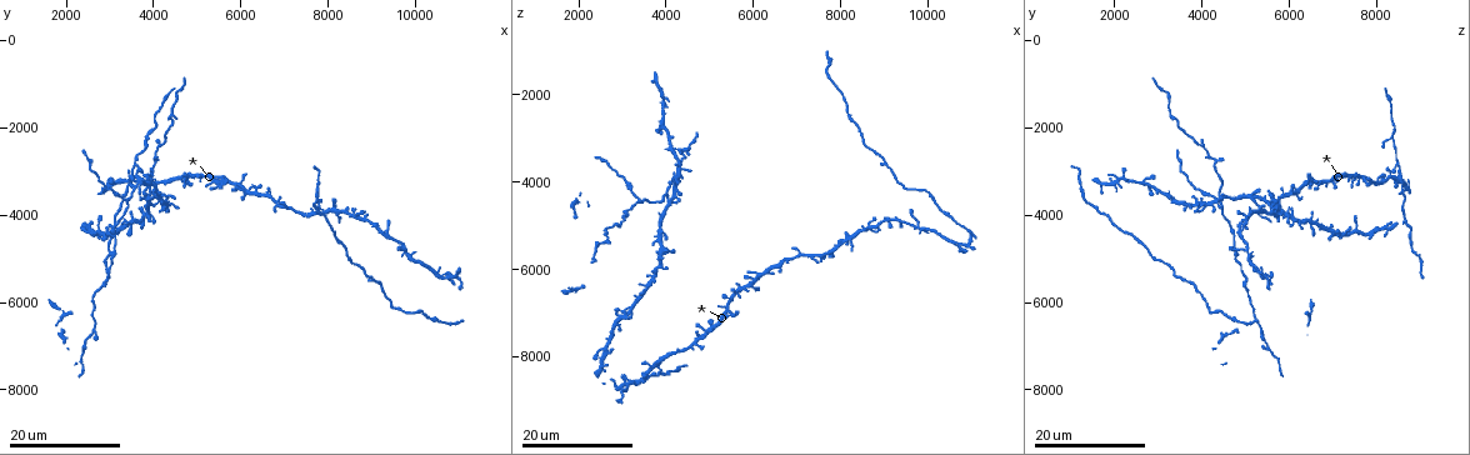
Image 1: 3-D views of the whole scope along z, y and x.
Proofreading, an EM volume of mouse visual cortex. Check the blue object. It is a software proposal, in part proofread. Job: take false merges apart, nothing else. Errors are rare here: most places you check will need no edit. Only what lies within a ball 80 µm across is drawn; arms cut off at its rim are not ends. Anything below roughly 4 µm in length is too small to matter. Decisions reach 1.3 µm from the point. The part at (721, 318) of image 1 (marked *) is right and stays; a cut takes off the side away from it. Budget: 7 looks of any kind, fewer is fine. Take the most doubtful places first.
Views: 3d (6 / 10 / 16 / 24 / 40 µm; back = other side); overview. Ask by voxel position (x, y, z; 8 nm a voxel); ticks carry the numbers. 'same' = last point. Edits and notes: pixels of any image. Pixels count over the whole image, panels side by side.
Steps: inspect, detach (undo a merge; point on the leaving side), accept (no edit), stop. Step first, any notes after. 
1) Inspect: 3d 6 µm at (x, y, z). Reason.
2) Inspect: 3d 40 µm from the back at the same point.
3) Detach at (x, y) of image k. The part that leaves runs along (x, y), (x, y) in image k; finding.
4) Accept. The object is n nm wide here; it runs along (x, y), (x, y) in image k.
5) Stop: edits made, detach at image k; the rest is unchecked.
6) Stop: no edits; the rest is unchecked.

Inspect: 3d 16 µm at (9750, 4850, 5000). Looks like a crossing.

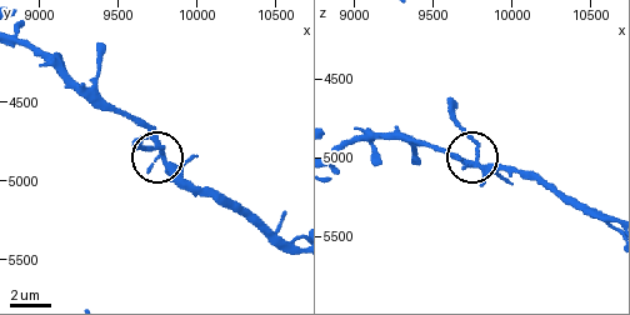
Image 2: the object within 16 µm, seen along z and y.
Inspect: 3d 6 µm at (9800, 4820, 5020). Zoom in.

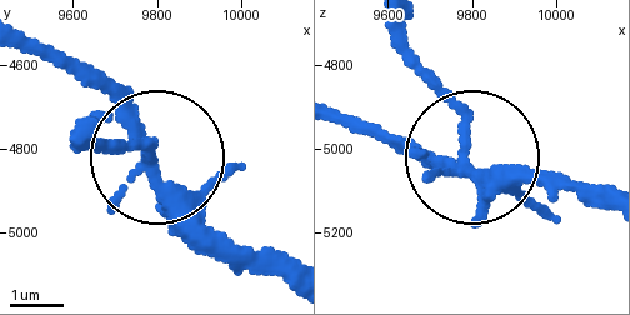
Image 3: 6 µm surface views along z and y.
Accept. 4 arms meet here; all the same neuron.

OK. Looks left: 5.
Inspect: 3d 24 µm at (3400, 3650, 4450). Three arms meet.

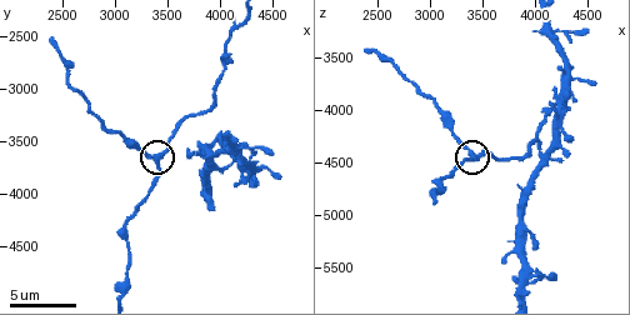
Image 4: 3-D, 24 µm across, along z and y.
Inspect: 3d 6 µm at (3380, 3660, 4400). Closer look.

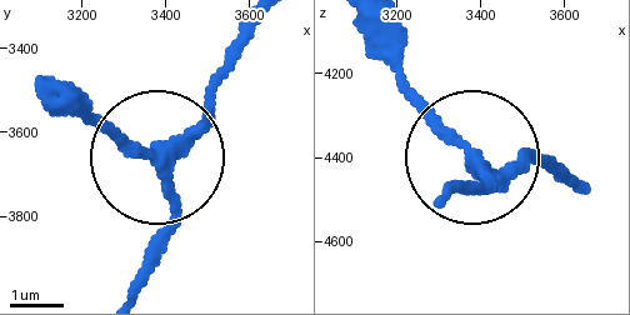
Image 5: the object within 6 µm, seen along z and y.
Accept. Continuous, no second neuron.

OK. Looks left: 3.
Inspect: 3d 16 µm at (4050, 3550, 4500). Branch point.

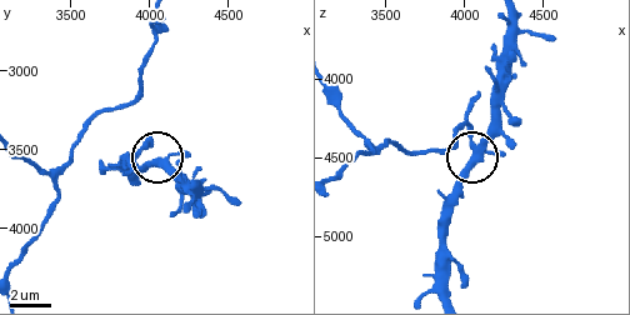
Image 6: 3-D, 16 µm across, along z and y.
Inspect: 3d 6 µm at (4080, 3560, 4520).

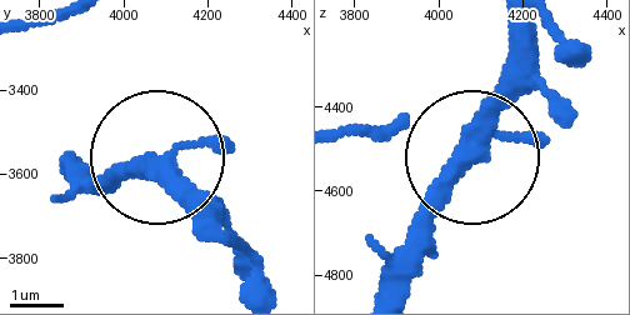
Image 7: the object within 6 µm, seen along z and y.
Accept. It runs along (385, 285), (470, 124), (528, 60) in image 7; all the same neuron.

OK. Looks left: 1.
Stop: no edits; the rest is unchecked.

